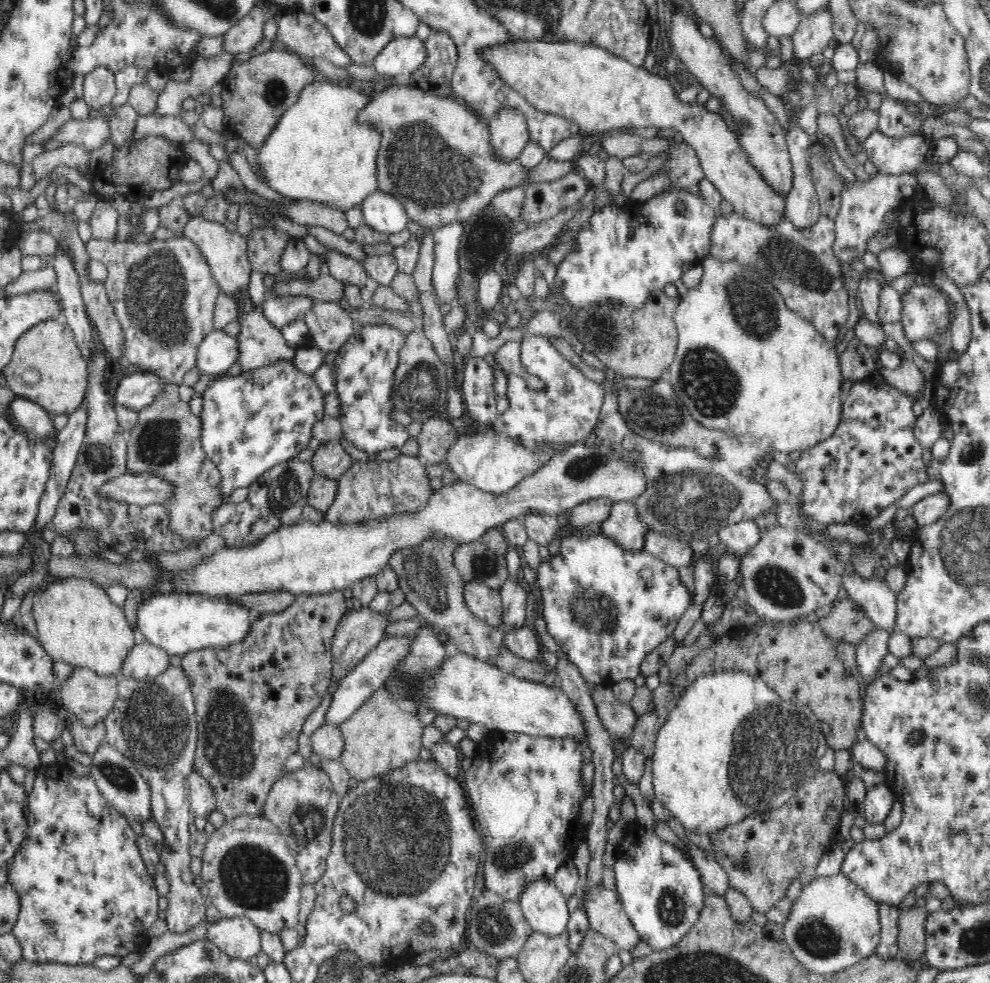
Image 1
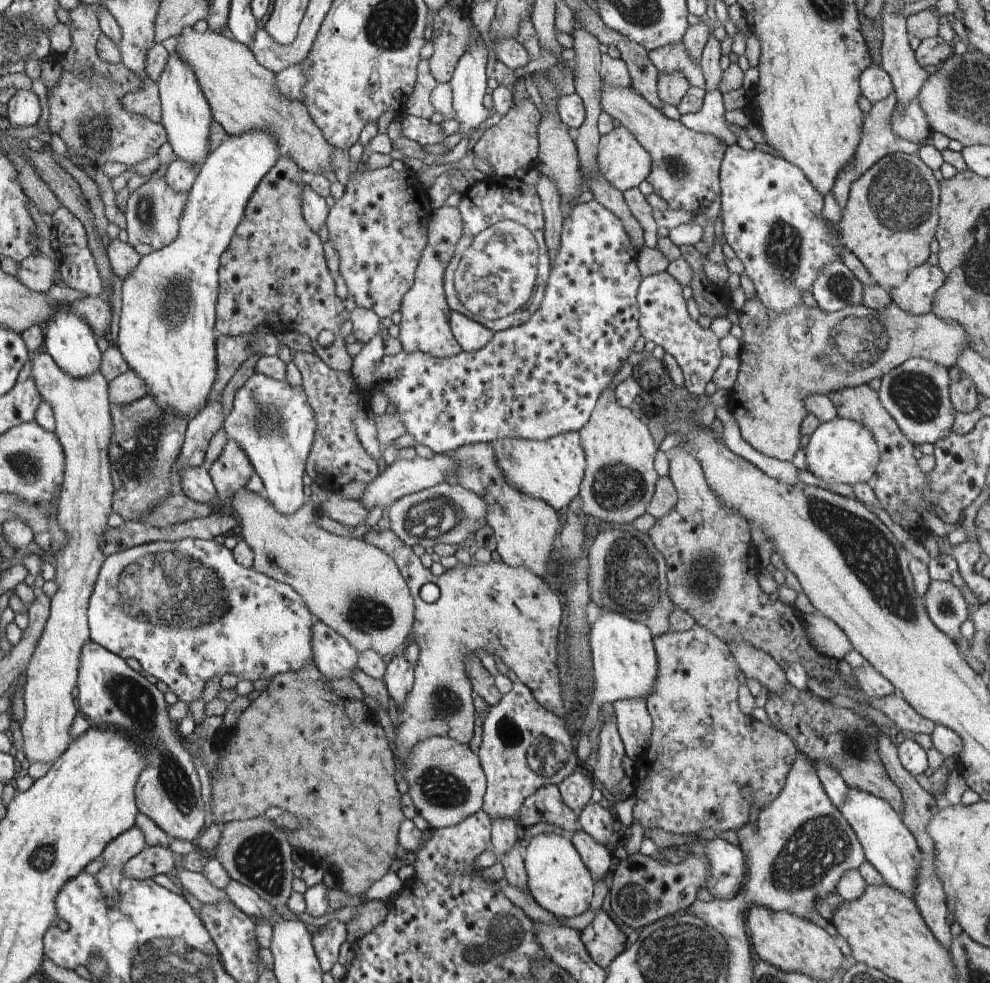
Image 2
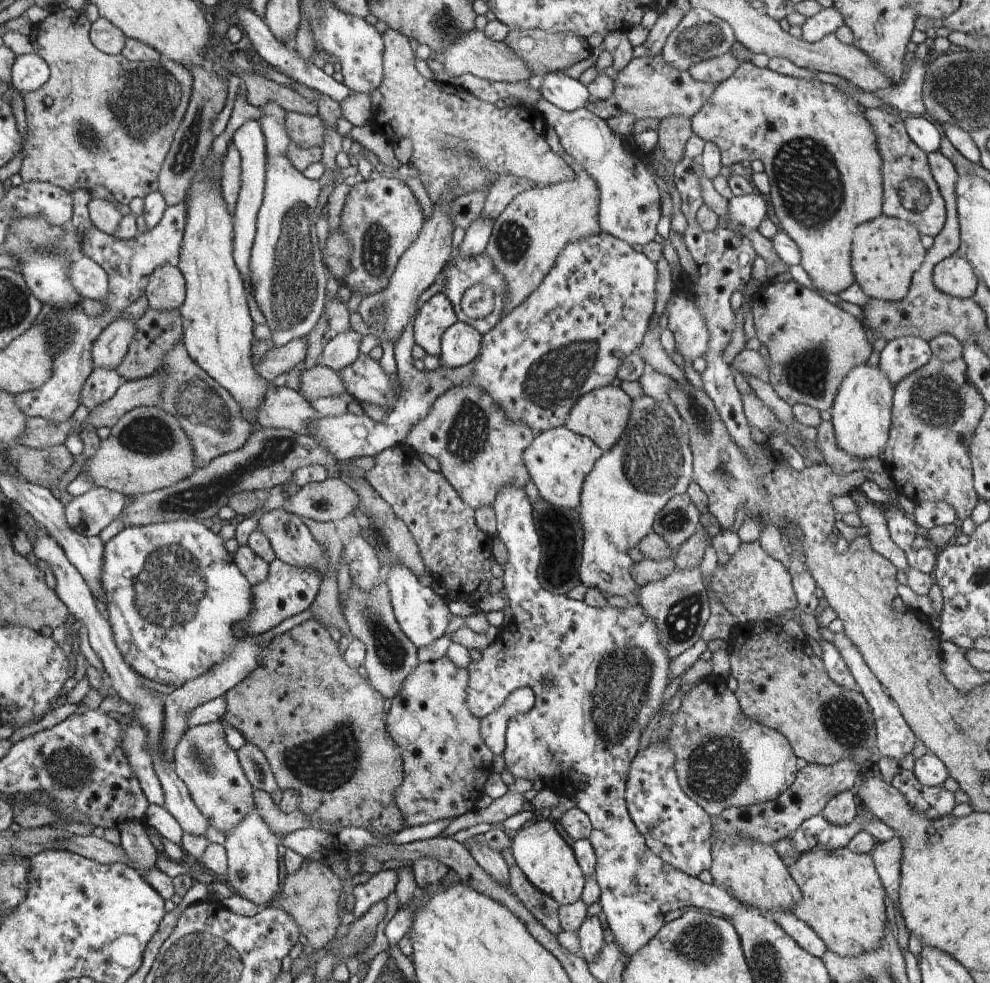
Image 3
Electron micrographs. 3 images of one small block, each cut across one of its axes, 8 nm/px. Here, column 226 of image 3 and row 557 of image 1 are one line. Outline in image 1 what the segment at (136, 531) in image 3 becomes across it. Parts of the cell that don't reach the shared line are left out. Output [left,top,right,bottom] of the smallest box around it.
[537,532,691,687]

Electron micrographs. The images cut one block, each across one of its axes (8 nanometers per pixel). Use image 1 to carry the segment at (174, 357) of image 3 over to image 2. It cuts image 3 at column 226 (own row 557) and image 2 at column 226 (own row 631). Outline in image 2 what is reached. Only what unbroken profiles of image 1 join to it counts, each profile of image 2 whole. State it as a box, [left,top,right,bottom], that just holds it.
[209,440,255,505]

